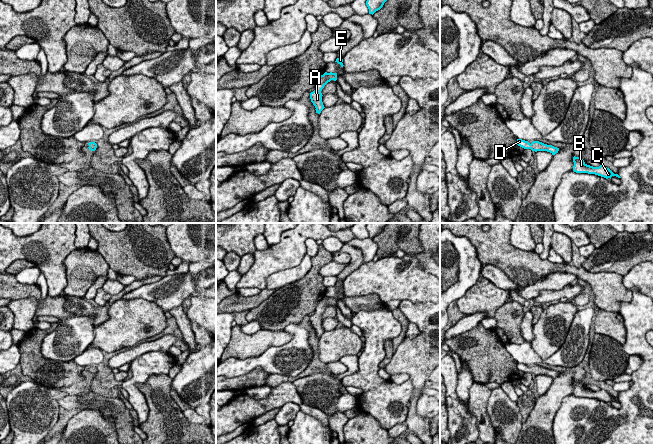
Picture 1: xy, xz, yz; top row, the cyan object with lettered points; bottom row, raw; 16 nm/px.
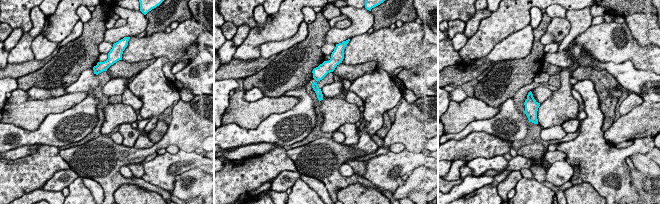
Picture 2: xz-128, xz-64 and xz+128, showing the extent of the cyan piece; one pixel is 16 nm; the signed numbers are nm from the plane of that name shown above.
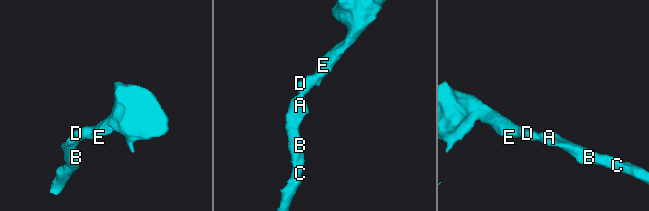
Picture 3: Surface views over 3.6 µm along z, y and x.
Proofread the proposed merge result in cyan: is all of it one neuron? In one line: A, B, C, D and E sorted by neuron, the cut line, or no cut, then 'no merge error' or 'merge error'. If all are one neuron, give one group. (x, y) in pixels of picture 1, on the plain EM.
groups A B C D E; cut none; no merge error

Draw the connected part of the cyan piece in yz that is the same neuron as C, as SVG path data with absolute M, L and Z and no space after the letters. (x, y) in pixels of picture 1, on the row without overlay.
M575 380L573 381L573 386L574 386L573 395L576 397L595 398L606 403L608 402L611 403L612 400L621 402L618 398L614 398L609 392L607 392L604 389L600 389L599 391L593 391L587 389L582 382Z

